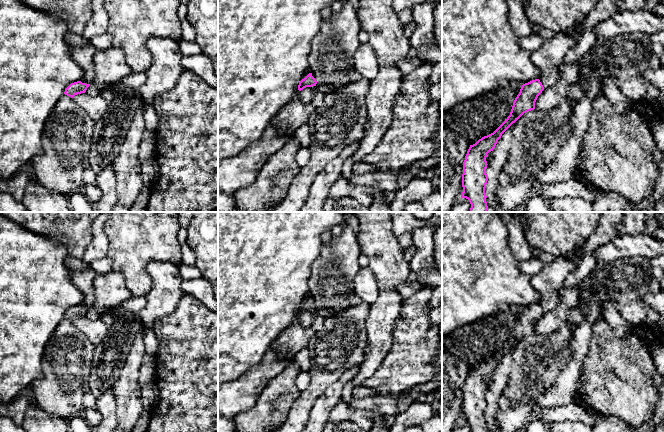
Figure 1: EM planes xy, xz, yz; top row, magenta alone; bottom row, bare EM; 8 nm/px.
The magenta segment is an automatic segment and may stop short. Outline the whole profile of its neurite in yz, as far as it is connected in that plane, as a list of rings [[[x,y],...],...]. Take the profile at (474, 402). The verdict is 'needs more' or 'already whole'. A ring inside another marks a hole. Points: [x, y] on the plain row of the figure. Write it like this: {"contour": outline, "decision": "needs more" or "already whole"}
{"contour": [[[587,241],[579,242],[571,257],[555,257],[551,263],[544,264],[541,271],[532,276],[531,284],[540,293],[540,302],[523,308],[507,343],[493,357],[470,369],[463,386],[461,422],[468,423],[471,432],[488,432],[485,417],[488,405],[487,378],[493,375],[502,358],[513,347],[524,337],[535,333],[535,326],[542,315],[557,307],[560,300],[559,289],[575,270],[585,252],[586,244]]], "decision": "needs more"}

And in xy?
{"contour": [[[91,267],[82,271],[72,271],[74,284],[84,294],[84,300],[80,305],[71,307],[65,313],[65,319],[74,322],[77,318],[85,317],[87,312],[94,307],[97,301],[94,296],[94,278],[96,275]]], "decision": "needs more"}

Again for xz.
{"contour": [[[309,297],[299,306],[298,314],[300,317],[298,322],[304,327],[312,326],[318,313],[316,308],[316,303],[312,300],[312,297]]], "decision": "needs more"}

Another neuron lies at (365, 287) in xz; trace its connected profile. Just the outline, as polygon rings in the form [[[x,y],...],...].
[[[369,267],[361,268],[352,282],[355,295],[365,304],[371,304],[378,298],[376,278]]]

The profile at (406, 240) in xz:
[[[406,233],[398,238],[398,243],[401,249],[406,249],[414,245],[411,233]]]

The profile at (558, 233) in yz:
[[[515,212],[523,226],[532,253],[549,253],[554,257],[571,257],[581,241],[595,232],[602,212]]]

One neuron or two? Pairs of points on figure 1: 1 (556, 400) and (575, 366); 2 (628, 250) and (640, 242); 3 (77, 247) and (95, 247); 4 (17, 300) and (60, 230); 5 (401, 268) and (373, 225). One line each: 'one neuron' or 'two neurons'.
1: one neuron
2: one neuron
3: two neurons
4: two neurons
5: one neuron

